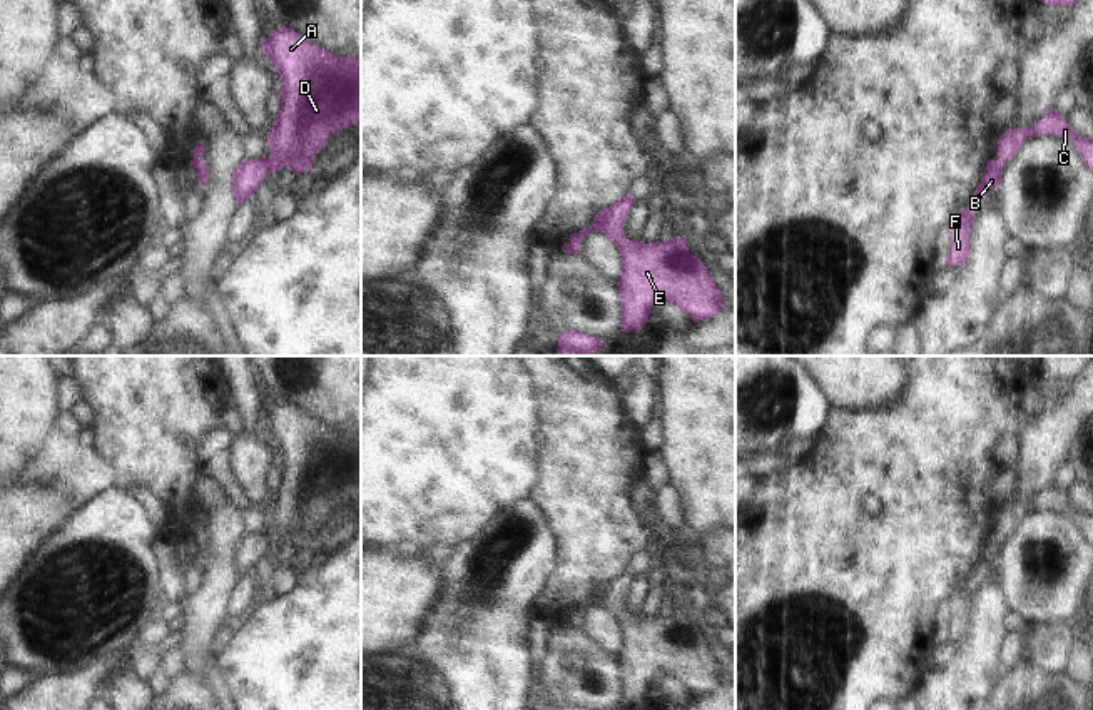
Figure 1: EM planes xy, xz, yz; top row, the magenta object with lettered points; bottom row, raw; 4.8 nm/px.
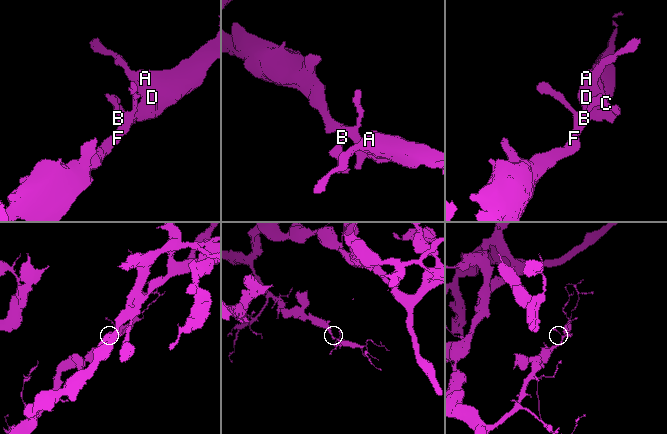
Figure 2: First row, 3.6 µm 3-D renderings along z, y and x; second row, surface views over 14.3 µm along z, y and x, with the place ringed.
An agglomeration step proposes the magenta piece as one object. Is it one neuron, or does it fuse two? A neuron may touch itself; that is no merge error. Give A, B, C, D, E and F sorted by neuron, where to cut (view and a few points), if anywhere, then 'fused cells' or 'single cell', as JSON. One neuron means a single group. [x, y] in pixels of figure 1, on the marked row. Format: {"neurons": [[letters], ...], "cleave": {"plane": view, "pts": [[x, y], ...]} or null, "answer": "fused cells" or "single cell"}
{"neurons": [["A", "B", "C", "D", "E", "F"]], "cleave": null, "answer": "single cell"}

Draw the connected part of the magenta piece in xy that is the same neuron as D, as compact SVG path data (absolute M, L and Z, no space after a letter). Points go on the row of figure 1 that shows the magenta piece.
M277 27L269 38L262 38L261 48L282 84L281 110L267 134L272 157L242 160L234 170L232 190L237 205L251 199L271 172L282 170L286 165L291 167L292 174L311 170L316 154L328 144L329 132L336 135L339 130L361 122L361 58L329 53L286 27Z

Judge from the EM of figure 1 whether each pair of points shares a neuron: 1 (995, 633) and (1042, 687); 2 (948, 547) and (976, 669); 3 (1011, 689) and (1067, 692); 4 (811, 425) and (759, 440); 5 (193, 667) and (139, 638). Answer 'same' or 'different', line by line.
1: different
2: different
3: same
4: same
5: different

